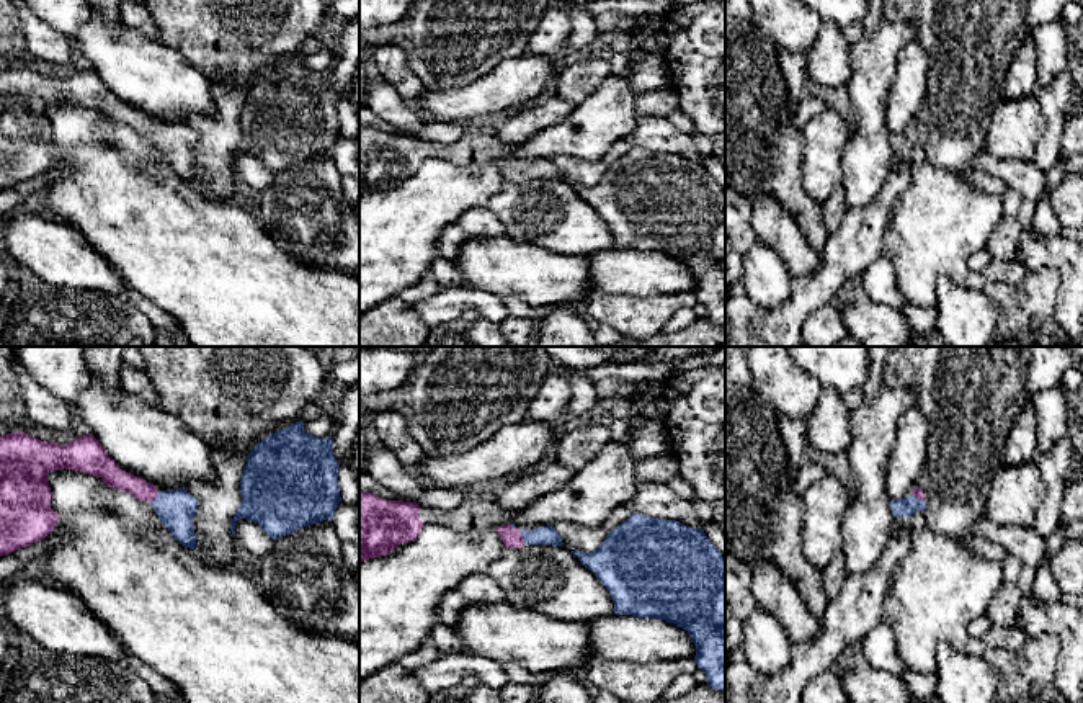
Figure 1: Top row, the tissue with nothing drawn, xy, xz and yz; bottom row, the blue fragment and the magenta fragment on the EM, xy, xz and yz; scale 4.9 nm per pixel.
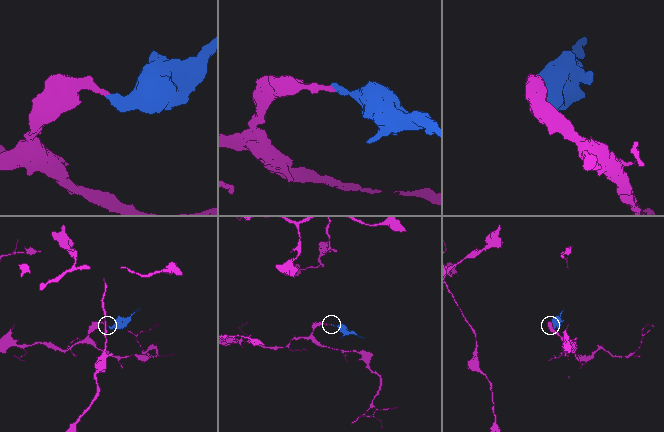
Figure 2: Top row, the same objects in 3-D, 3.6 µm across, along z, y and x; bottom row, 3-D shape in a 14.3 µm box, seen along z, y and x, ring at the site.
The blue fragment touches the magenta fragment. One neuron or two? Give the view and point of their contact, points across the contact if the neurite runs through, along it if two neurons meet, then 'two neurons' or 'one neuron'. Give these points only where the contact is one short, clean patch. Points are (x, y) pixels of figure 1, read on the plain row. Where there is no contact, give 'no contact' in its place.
xz (521, 169) | across xz (546, 169), (521, 169), (512, 170) | one neuron

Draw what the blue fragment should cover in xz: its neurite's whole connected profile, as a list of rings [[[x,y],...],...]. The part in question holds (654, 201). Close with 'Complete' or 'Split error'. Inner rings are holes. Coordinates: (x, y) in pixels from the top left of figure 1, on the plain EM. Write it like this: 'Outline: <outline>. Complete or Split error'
Outline: [[[632,147],[608,165],[606,173],[591,186],[572,185],[609,224],[616,249],[660,252],[683,262],[696,280],[694,296],[707,309],[707,319],[725,324],[725,193],[709,175],[704,163],[676,154]]]. Complete

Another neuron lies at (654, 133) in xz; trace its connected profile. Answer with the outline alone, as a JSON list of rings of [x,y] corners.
[[[639,116],[635,129],[627,136],[627,141],[632,147],[676,154],[691,162],[702,160],[694,142],[694,134],[680,131],[663,116]]]

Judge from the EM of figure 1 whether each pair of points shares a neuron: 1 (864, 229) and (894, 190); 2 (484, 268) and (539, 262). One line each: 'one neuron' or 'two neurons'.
1: one neuron
2: one neuron

